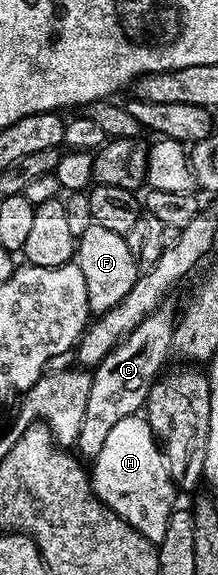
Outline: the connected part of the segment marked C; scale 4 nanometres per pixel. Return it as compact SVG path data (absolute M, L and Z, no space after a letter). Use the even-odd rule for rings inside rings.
M161 305L151 312L102 360L96 369L93 369L90 397L74 445L81 459L95 459L102 450L111 427L122 418L137 415L145 407L149 390L156 377L161 375L163 368L167 365L166 360L169 360L171 355L175 323L169 306Z

